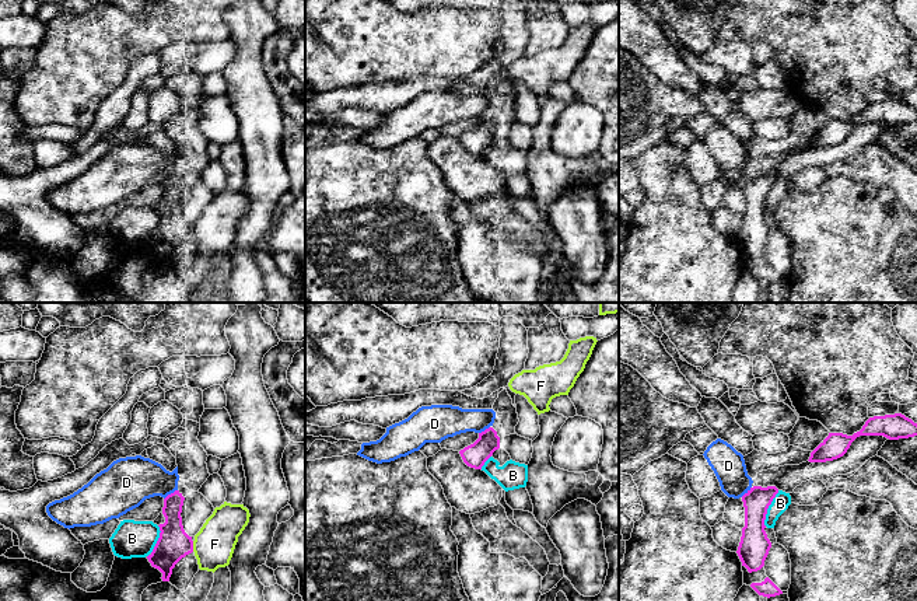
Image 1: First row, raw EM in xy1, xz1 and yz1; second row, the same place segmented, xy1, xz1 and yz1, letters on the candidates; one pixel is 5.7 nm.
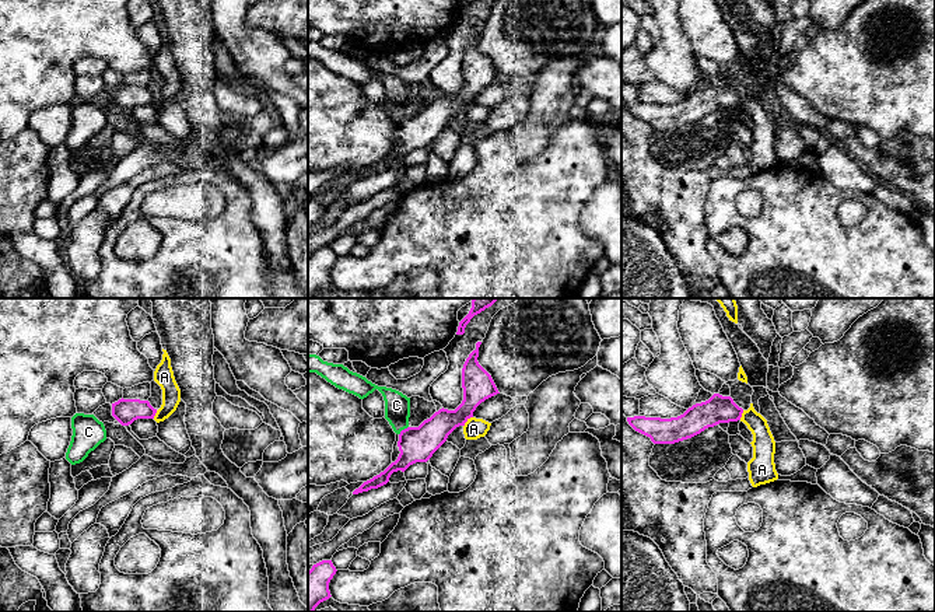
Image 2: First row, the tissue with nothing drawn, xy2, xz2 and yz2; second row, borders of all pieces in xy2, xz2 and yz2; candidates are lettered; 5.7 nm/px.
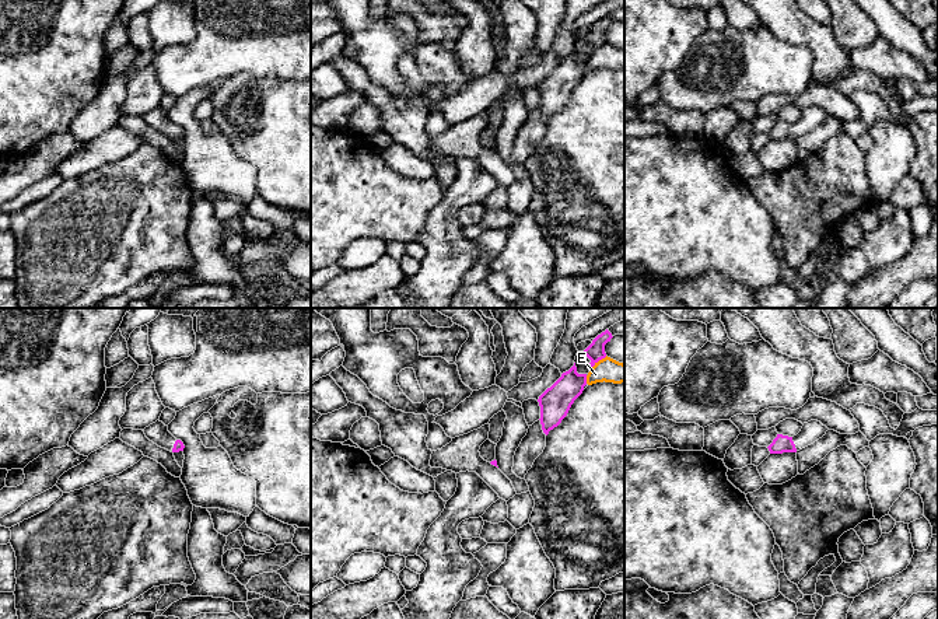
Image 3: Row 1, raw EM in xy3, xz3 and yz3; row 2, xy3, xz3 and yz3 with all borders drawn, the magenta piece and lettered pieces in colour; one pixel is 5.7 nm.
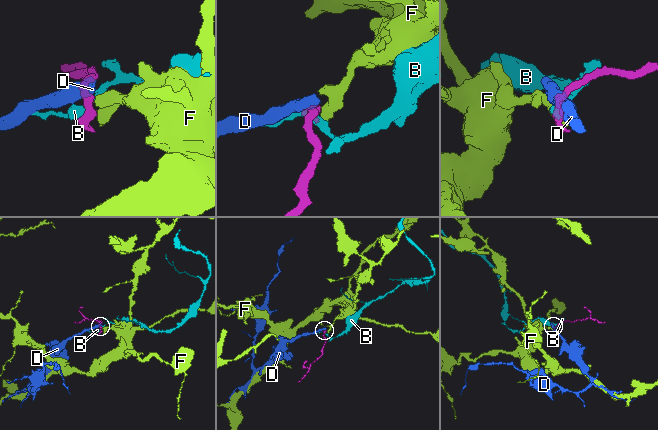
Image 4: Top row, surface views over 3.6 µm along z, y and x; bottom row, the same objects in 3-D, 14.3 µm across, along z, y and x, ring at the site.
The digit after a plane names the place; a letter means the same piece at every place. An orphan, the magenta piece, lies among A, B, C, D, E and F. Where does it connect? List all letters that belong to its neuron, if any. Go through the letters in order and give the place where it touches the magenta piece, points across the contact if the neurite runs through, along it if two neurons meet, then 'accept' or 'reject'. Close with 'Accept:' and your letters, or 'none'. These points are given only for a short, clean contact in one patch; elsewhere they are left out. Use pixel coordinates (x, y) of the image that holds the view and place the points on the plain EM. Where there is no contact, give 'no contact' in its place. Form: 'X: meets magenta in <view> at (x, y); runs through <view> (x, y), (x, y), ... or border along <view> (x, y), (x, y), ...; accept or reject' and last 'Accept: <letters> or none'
A: meets magenta in xz2 at (466, 107); border along xz2 (472, 102), (464, 112); reject
B: meets magenta in yz1 at (767, 194); reject
C: meets magenta in xz2 at (402, 116); border along xz2 (408, 112), (399, 121); reject
D: meets magenta in xy1 at (171, 180); reject
E: meets magenta in xz3 at (598, 46); border along xz3 (606, 42), (591, 55); reject
F: meets magenta in xy1 at (192, 233); reject
Accept: none

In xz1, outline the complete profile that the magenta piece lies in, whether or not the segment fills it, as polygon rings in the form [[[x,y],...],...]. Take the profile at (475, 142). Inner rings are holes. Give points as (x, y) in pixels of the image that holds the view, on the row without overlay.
[[[493,113],[479,119],[479,125],[459,137],[463,148],[475,156],[482,156],[484,148],[500,134],[500,123]]]

